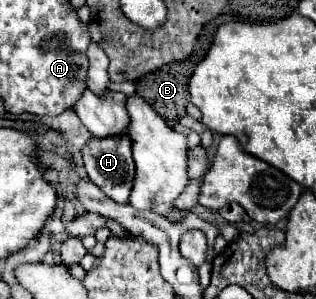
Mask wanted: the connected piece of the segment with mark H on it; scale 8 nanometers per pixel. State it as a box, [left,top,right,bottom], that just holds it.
[82,136,136,204]

